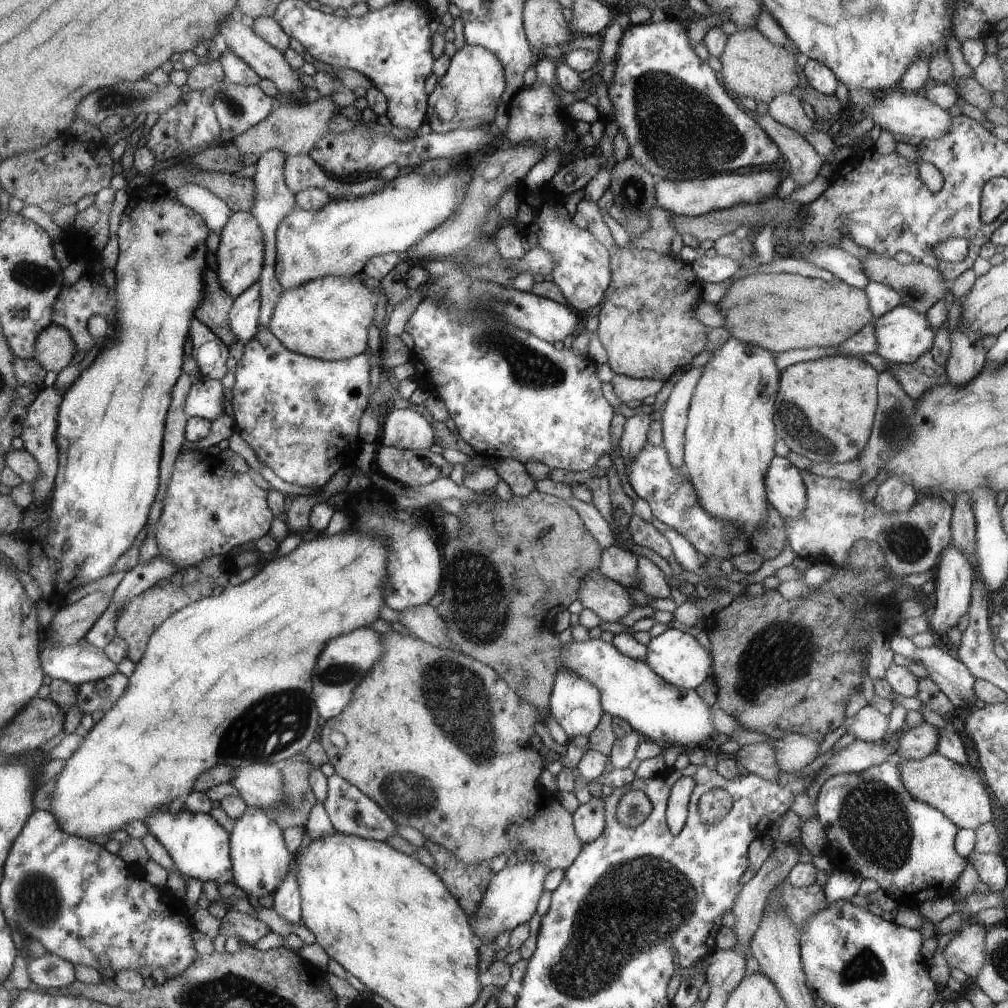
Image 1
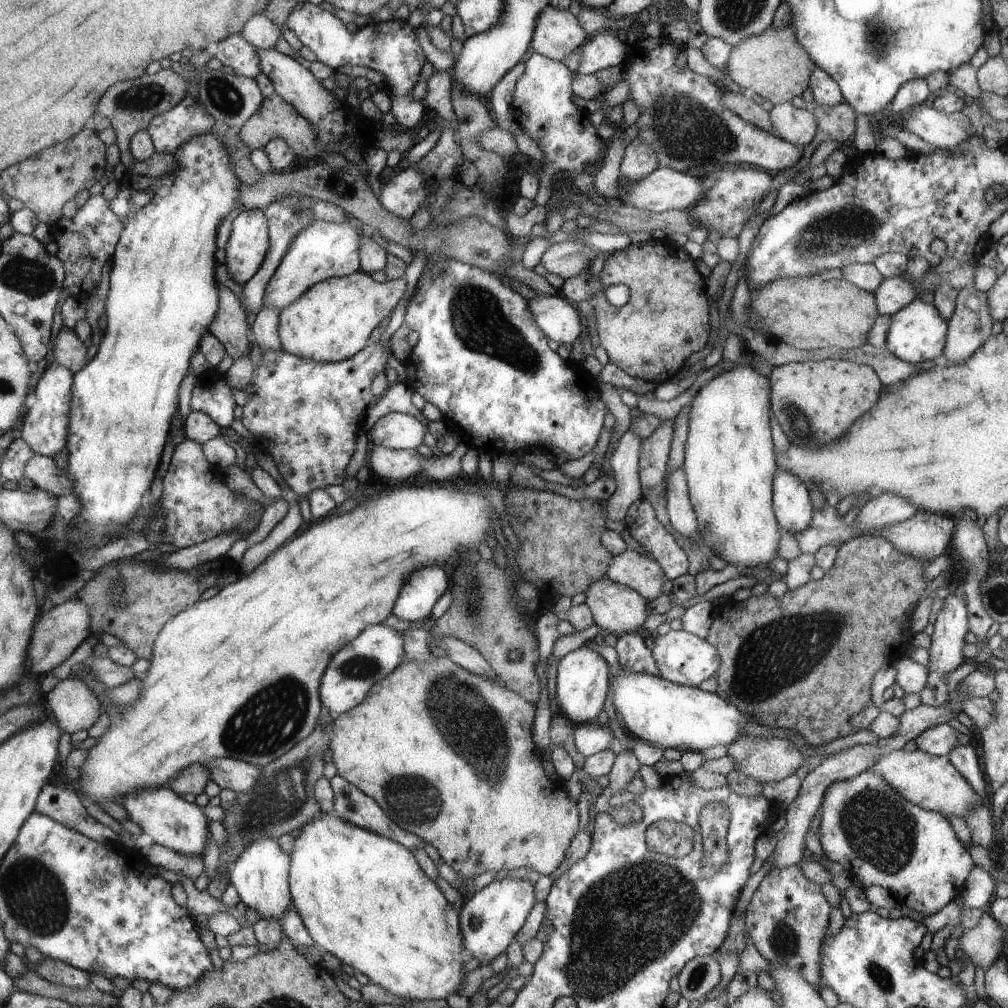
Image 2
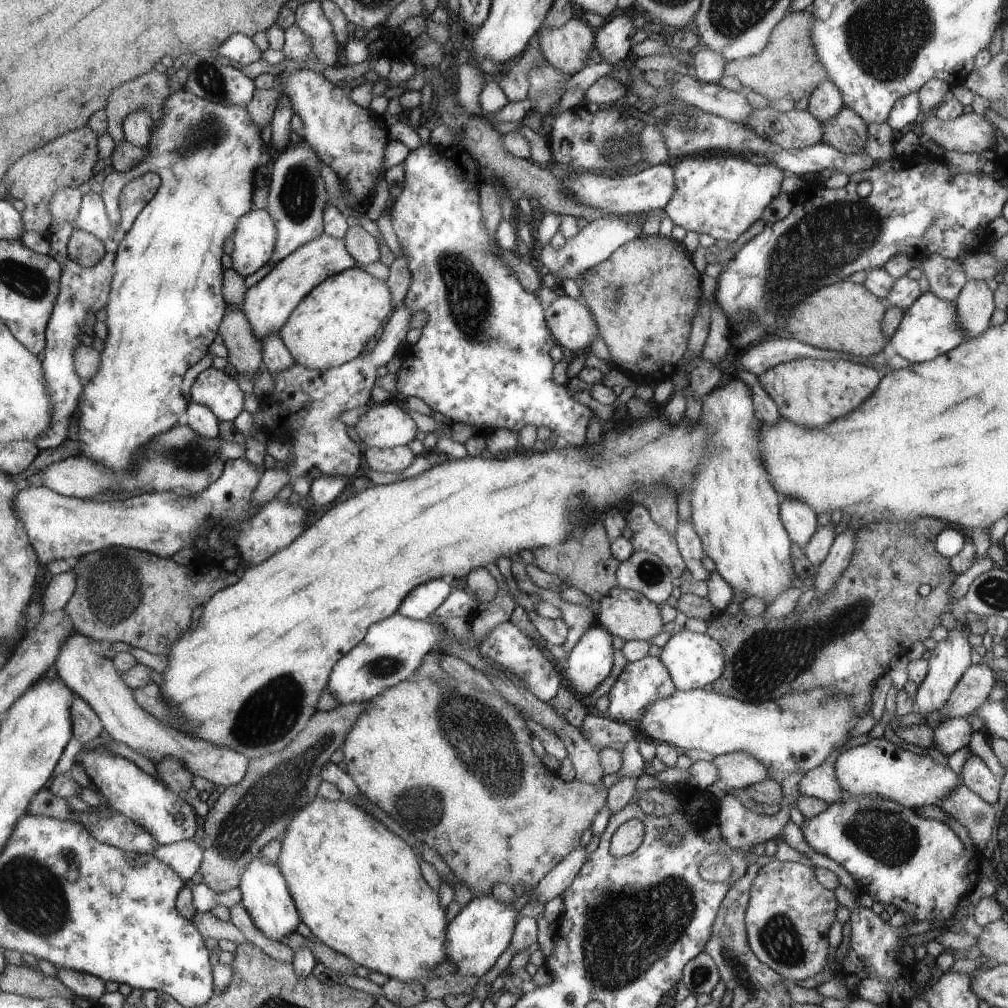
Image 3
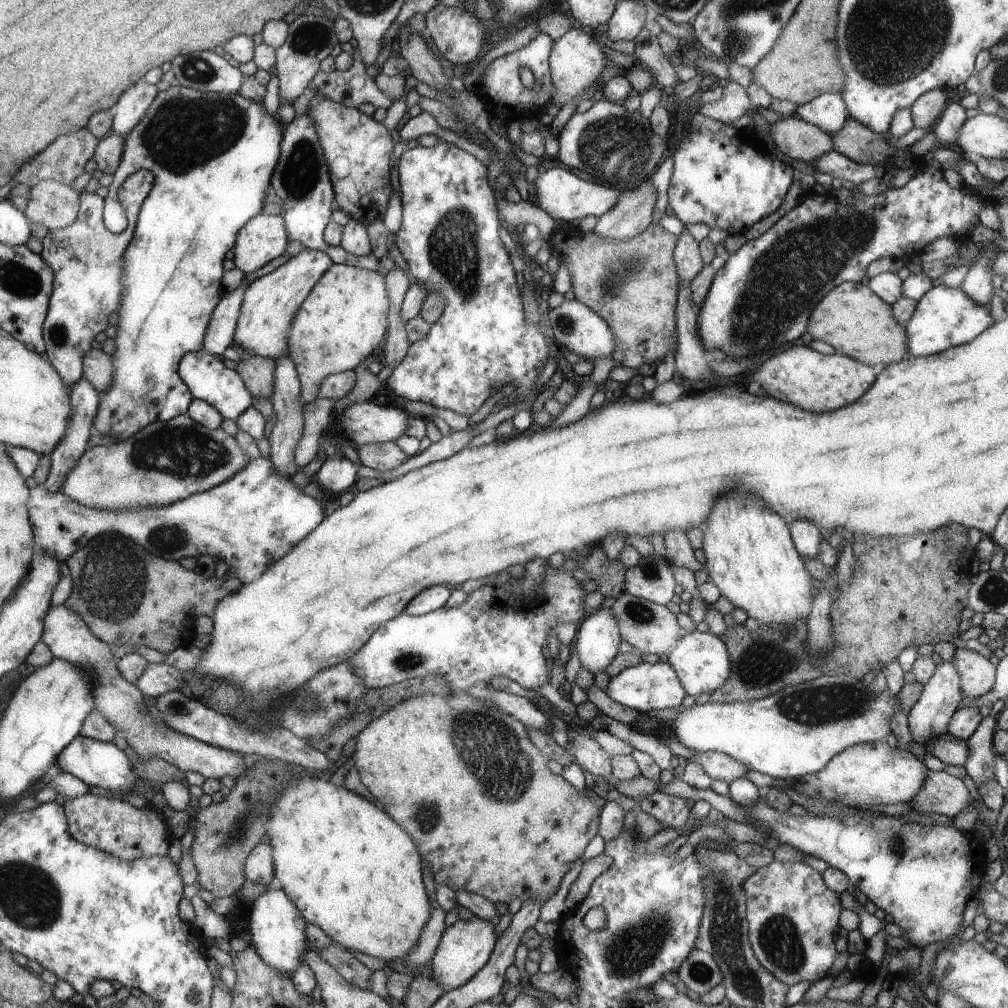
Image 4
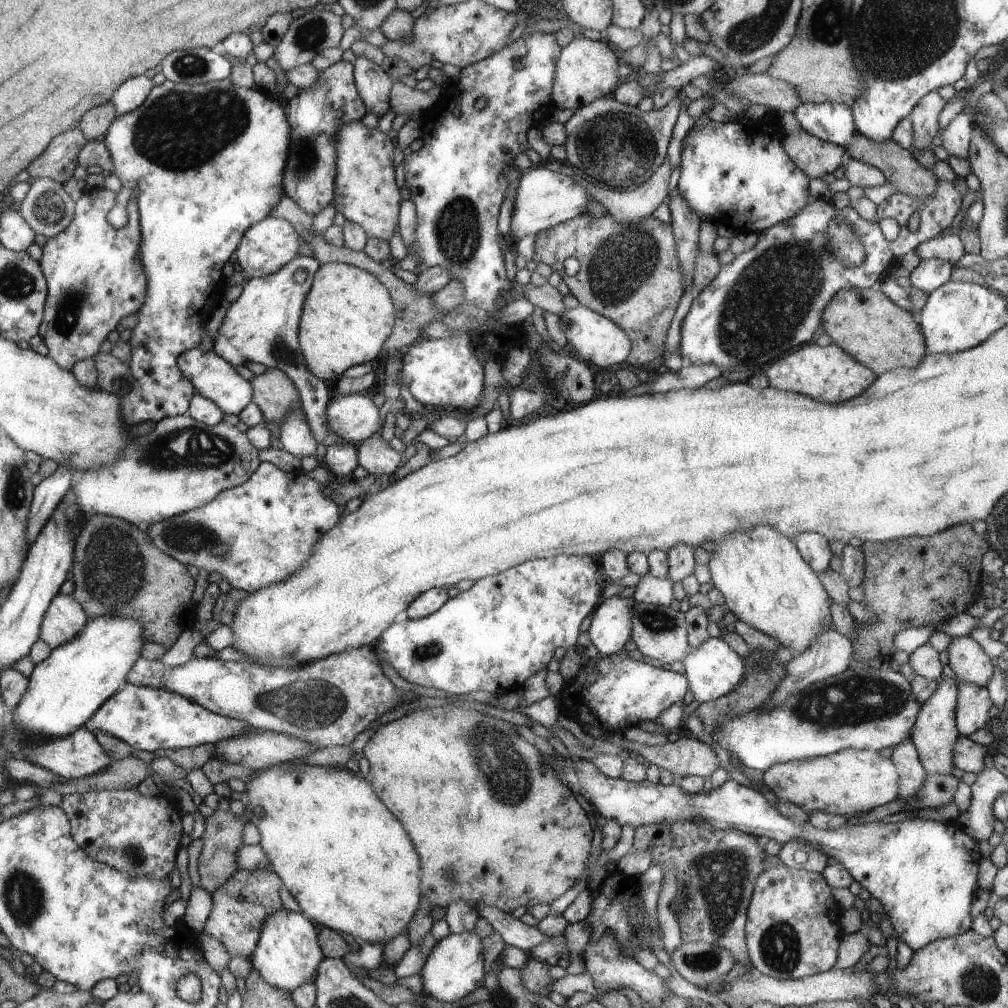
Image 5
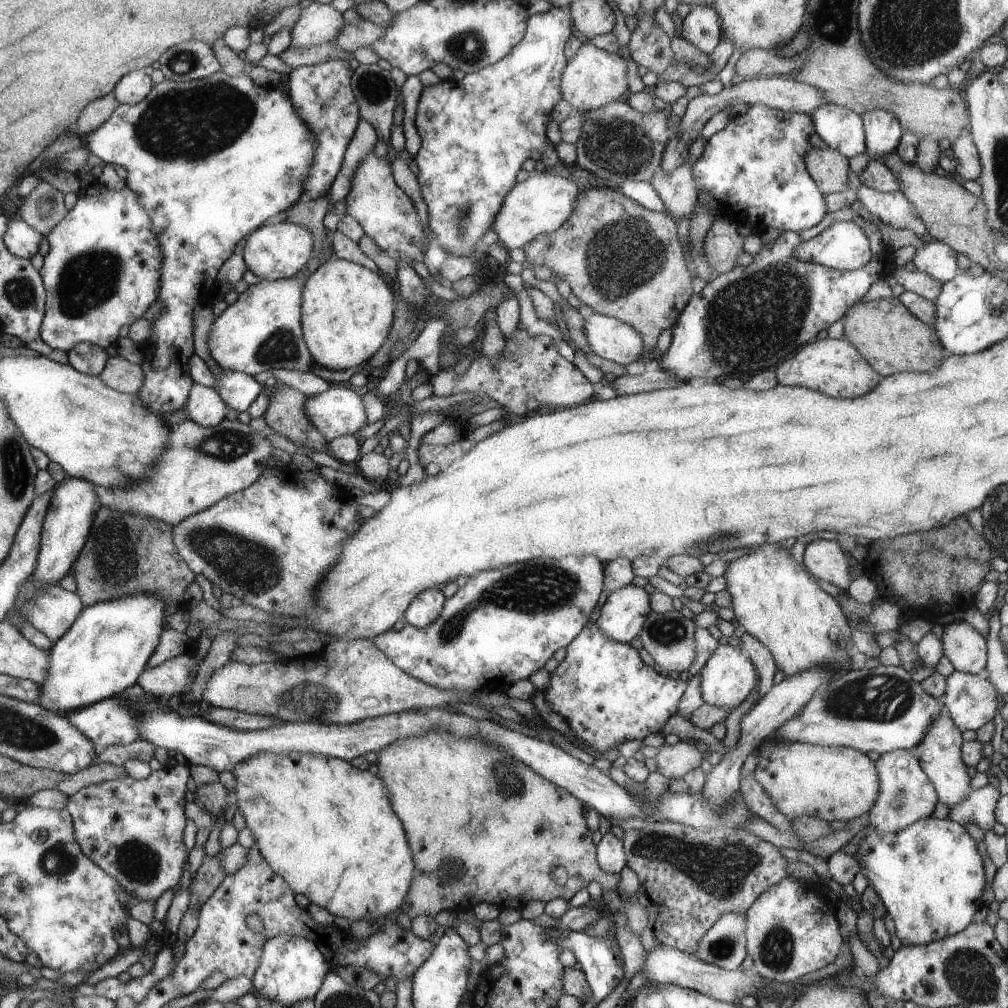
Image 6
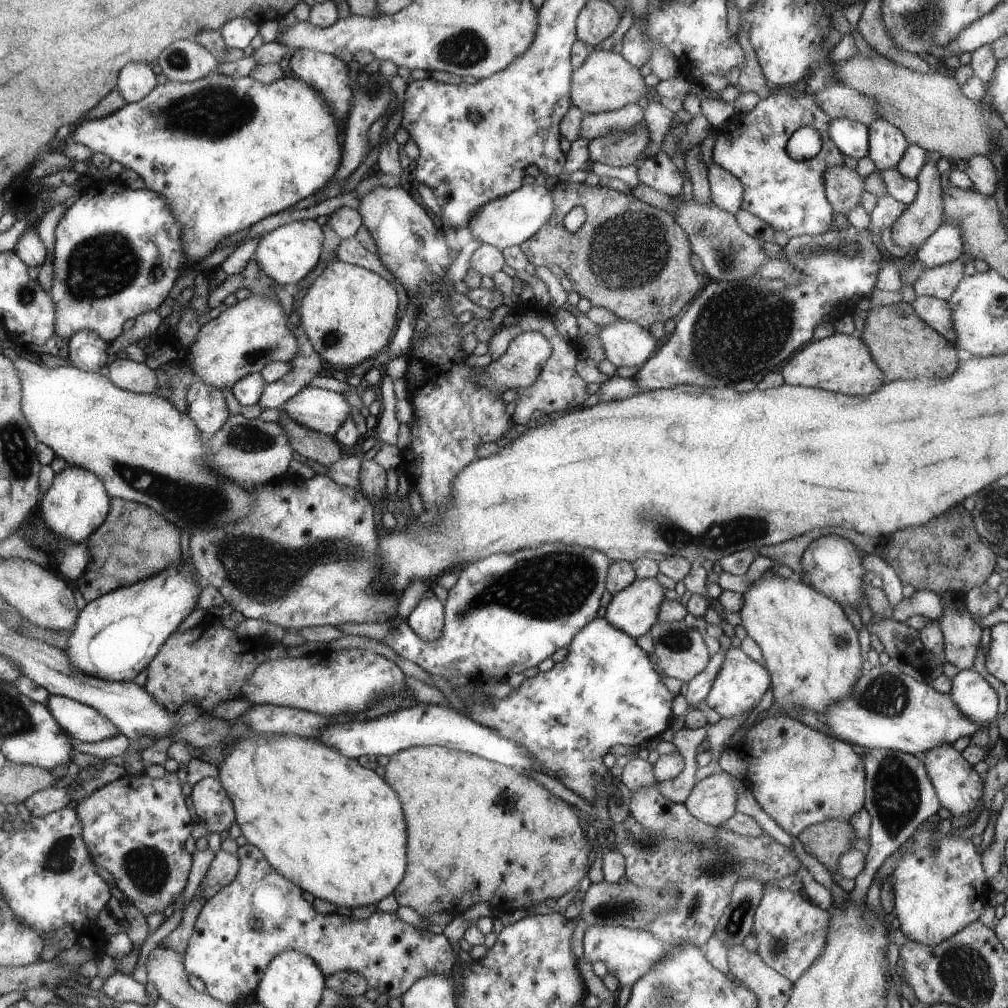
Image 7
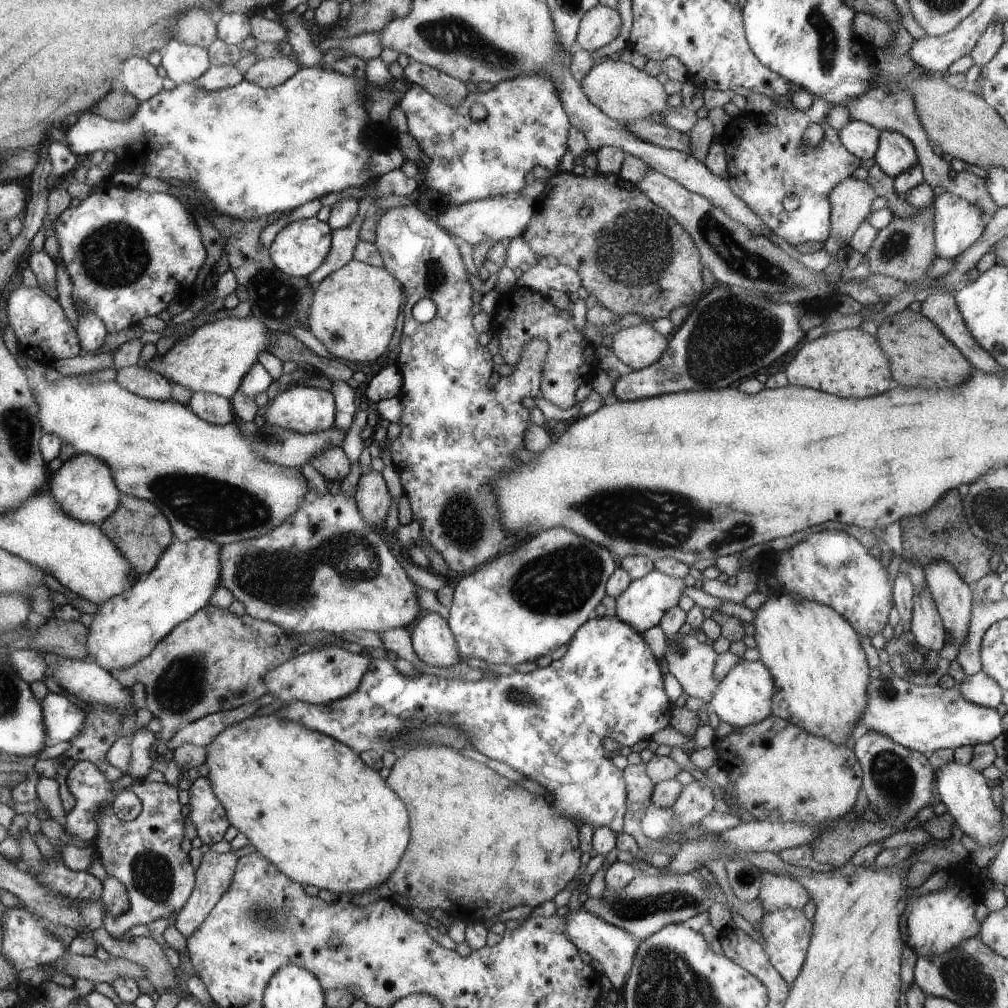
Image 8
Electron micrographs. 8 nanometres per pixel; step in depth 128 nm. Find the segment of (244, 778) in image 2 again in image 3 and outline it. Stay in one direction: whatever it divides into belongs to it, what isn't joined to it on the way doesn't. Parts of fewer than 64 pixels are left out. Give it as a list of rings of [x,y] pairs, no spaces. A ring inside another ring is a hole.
[[[75,629],[72,636],[66,638],[66,642],[62,644],[57,660],[54,660],[54,666],[58,678],[62,678],[62,682],[69,685],[70,690],[78,693],[78,696],[94,709],[112,740],[123,742],[151,761],[159,761],[170,756],[182,762],[184,768],[193,776],[206,778],[215,785],[222,784],[228,787],[238,784],[244,778],[249,759],[238,750],[232,750],[228,746],[216,746],[212,742],[190,736],[180,736],[172,728],[166,728],[166,723],[146,712],[138,704],[132,688],[122,680],[113,660],[105,656],[105,650],[104,644],[84,636]]]

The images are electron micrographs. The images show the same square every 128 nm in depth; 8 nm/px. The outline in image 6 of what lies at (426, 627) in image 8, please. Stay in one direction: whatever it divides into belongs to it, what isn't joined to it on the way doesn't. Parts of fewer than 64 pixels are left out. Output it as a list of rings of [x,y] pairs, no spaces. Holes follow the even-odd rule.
[[[434,588],[422,591],[404,614],[408,624],[419,629],[430,626],[444,610],[444,600],[444,594]]]

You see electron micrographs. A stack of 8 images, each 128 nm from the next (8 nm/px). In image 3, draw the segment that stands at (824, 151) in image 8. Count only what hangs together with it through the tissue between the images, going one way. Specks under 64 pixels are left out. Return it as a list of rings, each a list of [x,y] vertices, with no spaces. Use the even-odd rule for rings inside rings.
[[[733,153],[725,155],[700,154],[681,158],[673,167],[676,192],[664,210],[676,226],[732,243],[762,216],[762,210],[772,198],[780,194],[784,170],[772,163],[756,165]]]

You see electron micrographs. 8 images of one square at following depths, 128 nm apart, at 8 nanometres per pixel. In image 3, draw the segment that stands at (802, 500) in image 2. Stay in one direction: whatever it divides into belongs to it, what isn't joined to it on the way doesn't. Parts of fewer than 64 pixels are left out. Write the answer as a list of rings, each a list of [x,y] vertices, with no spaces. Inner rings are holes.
[[[784,496],[781,498],[781,520],[785,524],[786,532],[793,538],[794,544],[804,548],[818,532],[816,513],[809,504]]]

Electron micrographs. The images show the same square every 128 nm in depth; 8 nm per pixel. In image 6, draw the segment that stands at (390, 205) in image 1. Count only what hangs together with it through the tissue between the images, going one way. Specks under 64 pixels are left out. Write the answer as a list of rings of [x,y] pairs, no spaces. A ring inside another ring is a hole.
[[[305,268],[288,280],[262,279],[258,284],[249,285],[232,305],[215,318],[208,336],[211,357],[222,370],[241,372],[255,376],[259,372],[278,368],[309,372],[314,366],[312,353],[305,343],[301,329],[302,288],[307,282]]]

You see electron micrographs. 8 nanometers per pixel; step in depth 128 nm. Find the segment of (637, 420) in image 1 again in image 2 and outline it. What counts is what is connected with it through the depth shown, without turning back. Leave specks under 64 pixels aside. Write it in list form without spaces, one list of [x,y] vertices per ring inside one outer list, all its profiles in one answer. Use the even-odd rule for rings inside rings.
[[[626,430],[619,439],[618,447],[610,456],[611,474],[616,478],[618,488],[606,503],[607,516],[614,522],[624,523],[629,506],[643,498],[640,477],[638,476],[638,458],[643,438]]]

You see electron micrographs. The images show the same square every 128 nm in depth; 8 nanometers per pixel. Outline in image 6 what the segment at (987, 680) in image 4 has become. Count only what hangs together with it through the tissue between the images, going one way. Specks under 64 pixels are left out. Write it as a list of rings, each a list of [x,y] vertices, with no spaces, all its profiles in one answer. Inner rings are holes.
[[[966,621],[943,626],[943,654],[956,671],[983,674],[987,667],[986,637]]]

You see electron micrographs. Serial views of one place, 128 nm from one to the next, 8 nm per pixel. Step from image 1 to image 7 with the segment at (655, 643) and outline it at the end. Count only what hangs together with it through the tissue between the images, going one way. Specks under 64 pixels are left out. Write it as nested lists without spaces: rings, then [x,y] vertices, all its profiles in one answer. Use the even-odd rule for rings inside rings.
[[[731,647],[726,651],[724,664],[718,671],[705,701],[714,712],[720,714],[721,718],[744,716],[755,710],[770,686],[772,686],[772,677],[768,669],[746,655],[740,647]]]

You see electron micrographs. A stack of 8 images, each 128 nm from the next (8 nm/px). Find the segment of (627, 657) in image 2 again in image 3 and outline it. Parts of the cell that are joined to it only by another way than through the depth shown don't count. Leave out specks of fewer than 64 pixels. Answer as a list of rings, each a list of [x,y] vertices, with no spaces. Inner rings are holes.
[[[647,655],[640,660],[628,661],[624,672],[618,676],[609,691],[610,705],[606,716],[620,722],[638,722],[638,718],[646,712],[646,708],[650,708],[650,704],[654,704],[656,700],[666,700],[676,689],[669,669],[660,658]]]

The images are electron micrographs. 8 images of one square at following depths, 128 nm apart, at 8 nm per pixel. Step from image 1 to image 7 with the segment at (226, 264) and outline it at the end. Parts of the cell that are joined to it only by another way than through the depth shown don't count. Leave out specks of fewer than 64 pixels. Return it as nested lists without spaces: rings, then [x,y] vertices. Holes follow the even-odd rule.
[[[316,220],[293,221],[264,234],[258,242],[253,258],[268,278],[291,288],[301,282],[319,264],[323,241],[323,228]]]

